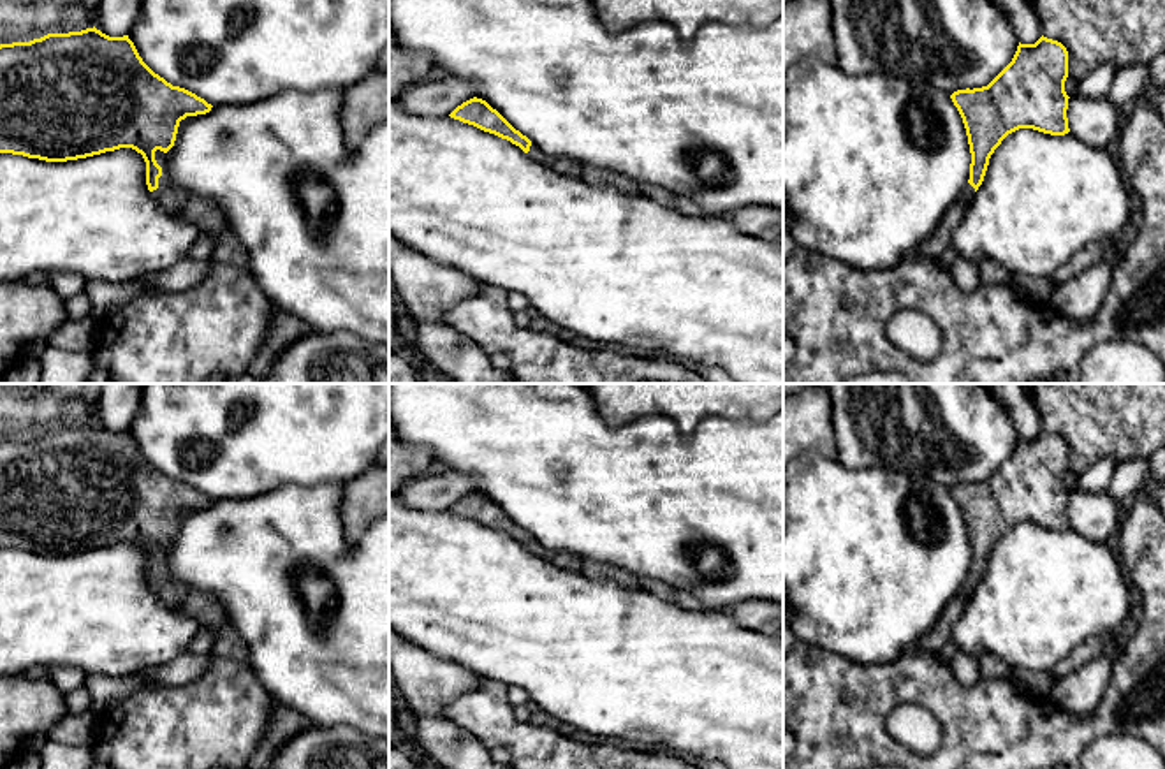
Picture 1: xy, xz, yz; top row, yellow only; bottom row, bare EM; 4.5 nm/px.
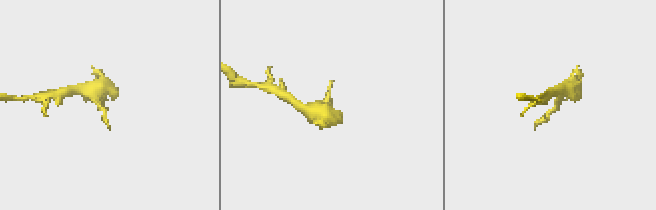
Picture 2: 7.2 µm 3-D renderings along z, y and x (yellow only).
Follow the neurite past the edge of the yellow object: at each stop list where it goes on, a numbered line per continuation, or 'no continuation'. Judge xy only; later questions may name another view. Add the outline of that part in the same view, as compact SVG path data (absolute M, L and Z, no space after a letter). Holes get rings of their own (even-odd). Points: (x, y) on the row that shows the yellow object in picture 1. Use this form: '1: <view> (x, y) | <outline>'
1: xy (168, 194) | M157 150L155 160L162 167L158 178L158 188L151 192L151 197L171 213L180 213L188 201L188 194L174 185L167 174L167 153Z

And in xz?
1: xz (569, 168) | M531 143L526 153L533 162L539 162L563 176L581 178L582 165L572 158L546 155L537 144Z

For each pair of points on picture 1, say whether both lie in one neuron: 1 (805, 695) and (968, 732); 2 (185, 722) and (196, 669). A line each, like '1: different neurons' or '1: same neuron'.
1: same neuron
2: different neurons

